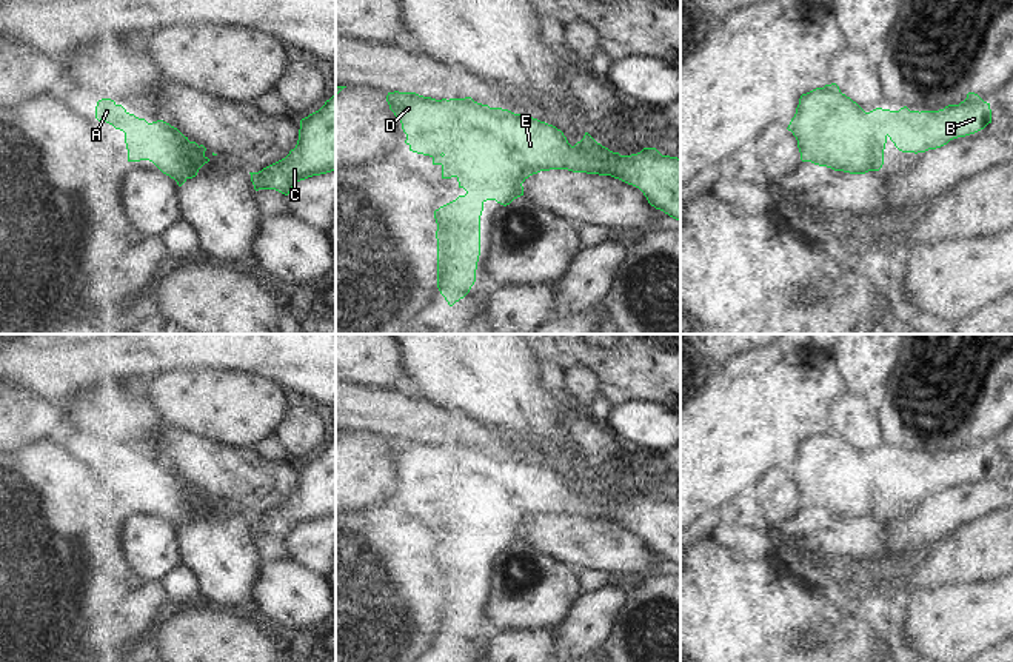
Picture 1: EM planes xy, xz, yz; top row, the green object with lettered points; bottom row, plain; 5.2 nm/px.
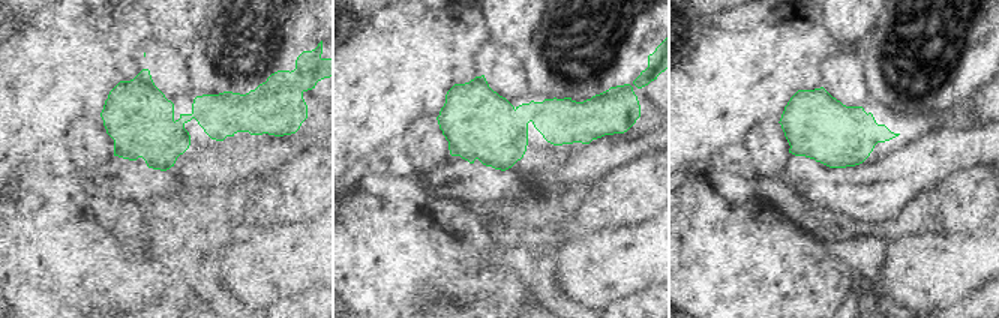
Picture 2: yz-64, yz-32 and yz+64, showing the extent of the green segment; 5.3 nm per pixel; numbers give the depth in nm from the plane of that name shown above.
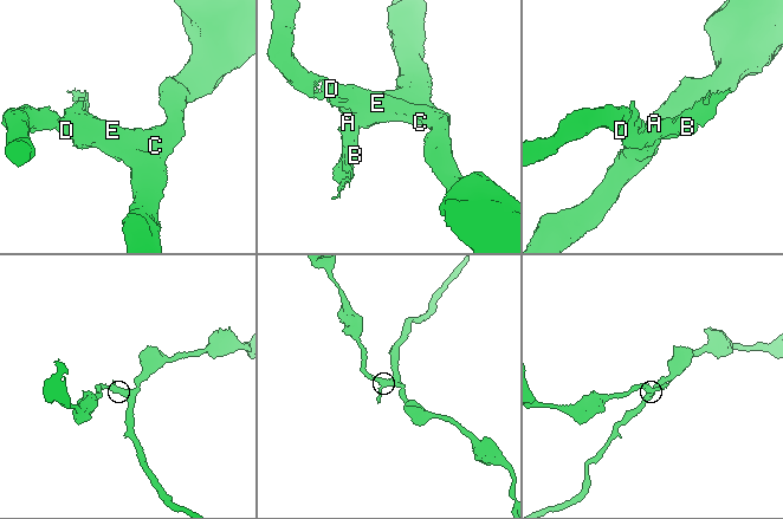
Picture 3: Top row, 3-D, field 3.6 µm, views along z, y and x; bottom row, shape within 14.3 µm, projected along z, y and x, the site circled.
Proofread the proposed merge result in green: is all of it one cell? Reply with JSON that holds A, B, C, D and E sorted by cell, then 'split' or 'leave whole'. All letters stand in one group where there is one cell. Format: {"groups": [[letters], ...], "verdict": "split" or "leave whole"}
{"groups": [["A", "B", "C", "D", "E"]], "verdict": "leave whole"}

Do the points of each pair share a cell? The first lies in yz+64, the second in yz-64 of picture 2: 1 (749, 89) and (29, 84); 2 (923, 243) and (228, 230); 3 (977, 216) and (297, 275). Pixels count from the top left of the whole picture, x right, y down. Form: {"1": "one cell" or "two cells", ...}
{"1": "one cell", "2": "two cells", "3": "two cells"}

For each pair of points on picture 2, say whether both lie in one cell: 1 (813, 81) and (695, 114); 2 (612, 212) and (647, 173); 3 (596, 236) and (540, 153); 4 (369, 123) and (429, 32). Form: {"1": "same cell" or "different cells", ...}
{"1": "same cell", "2": "same cell", "3": "different cells", "4": "same cell"}

